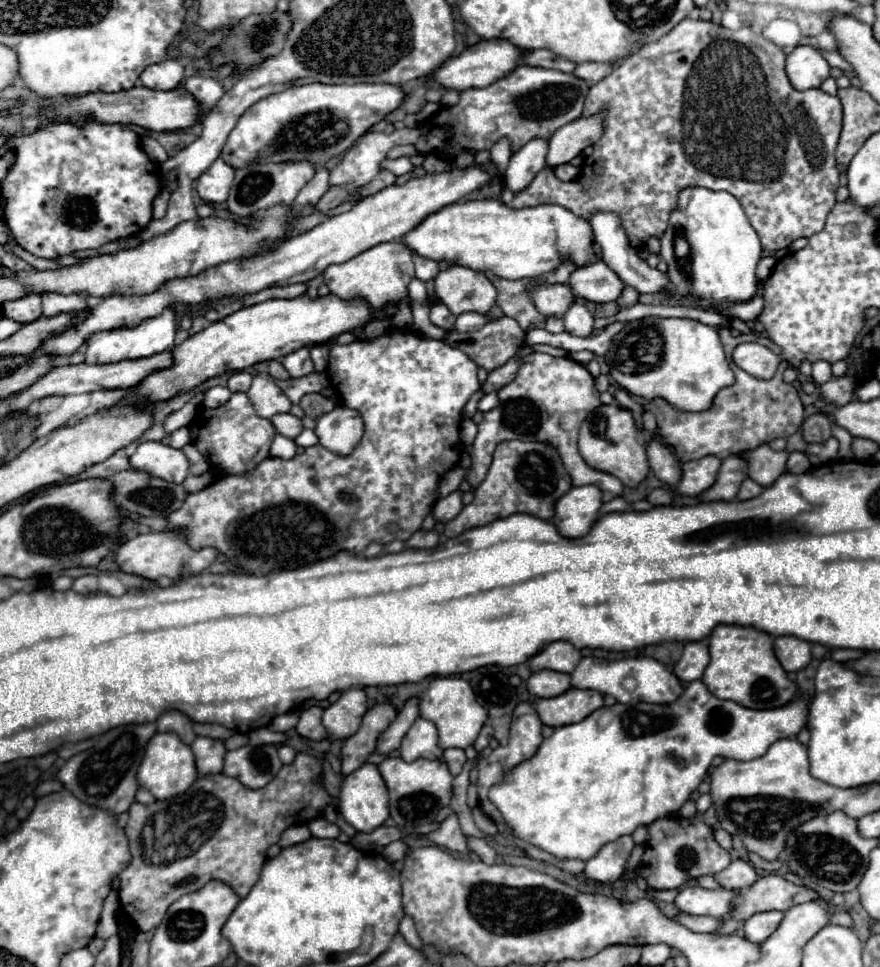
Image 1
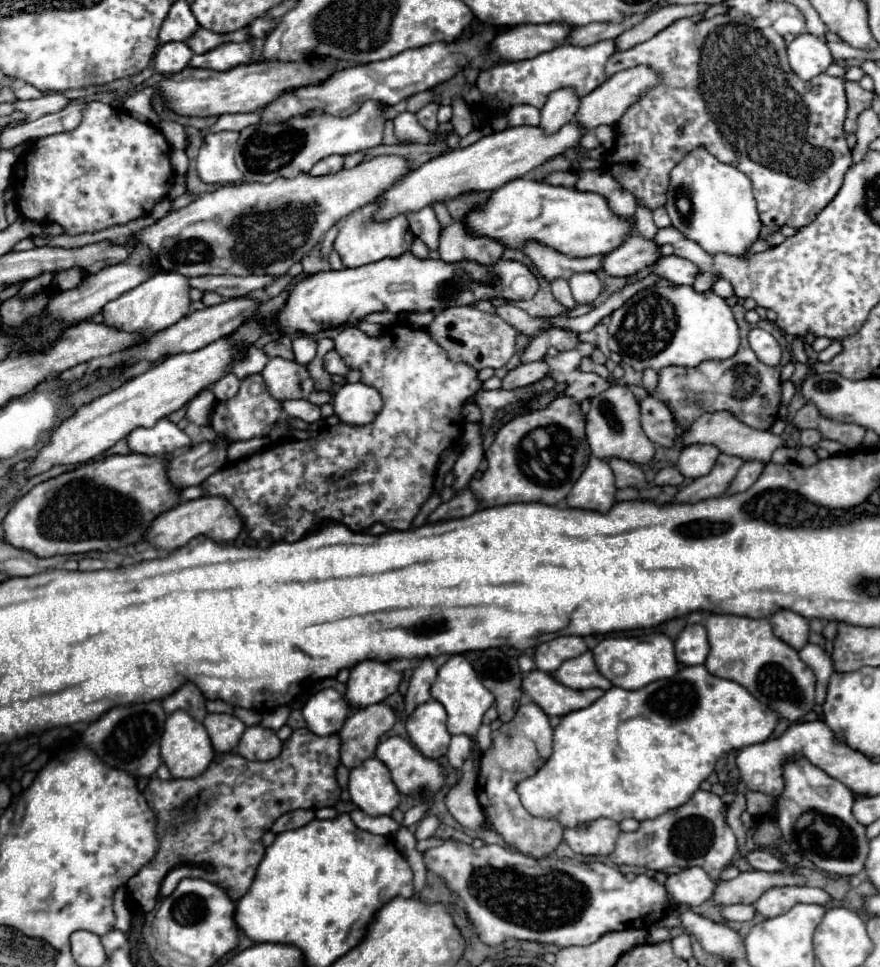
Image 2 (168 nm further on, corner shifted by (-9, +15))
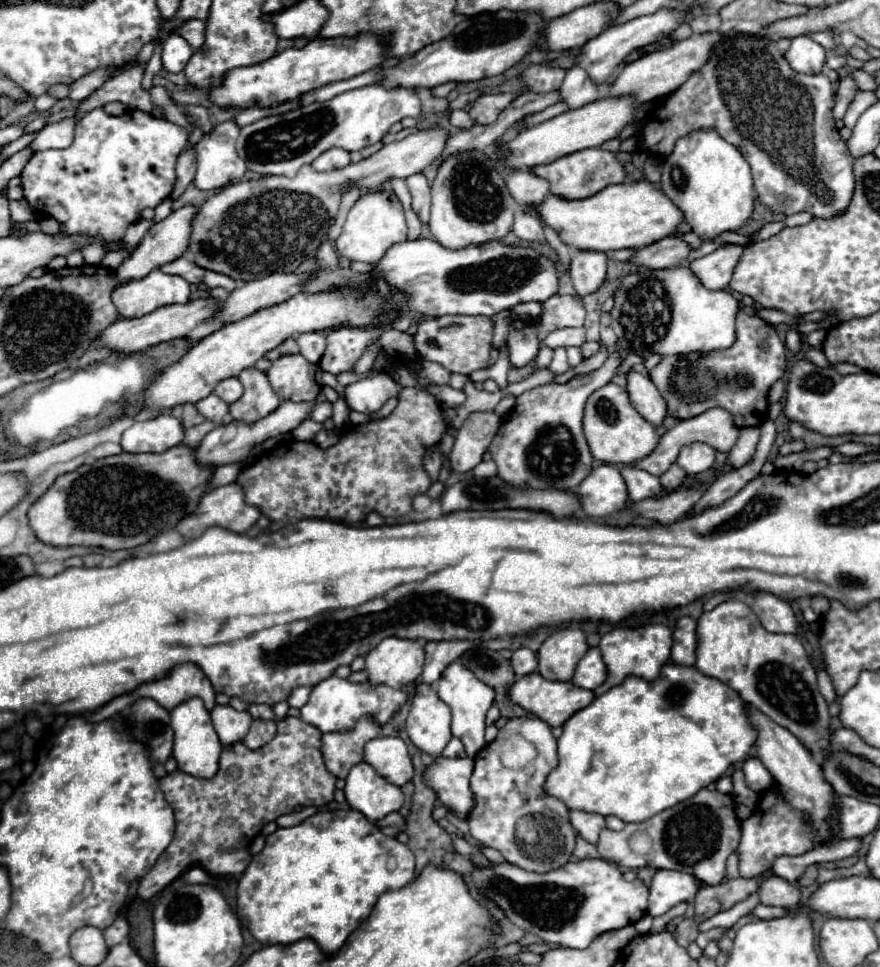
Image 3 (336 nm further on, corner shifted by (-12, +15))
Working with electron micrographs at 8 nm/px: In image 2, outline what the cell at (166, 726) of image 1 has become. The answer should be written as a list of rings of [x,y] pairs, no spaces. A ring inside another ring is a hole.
[[[194,683],[182,685],[182,689],[178,689],[178,693],[172,693],[170,697],[166,697],[162,701],[162,707],[166,709],[166,713],[174,713],[174,711],[182,709],[196,721],[204,721],[204,717],[206,717],[206,699]]]

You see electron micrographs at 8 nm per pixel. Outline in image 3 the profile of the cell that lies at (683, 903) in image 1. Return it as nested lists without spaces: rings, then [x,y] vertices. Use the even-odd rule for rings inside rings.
[[[657,869],[649,883],[649,915],[665,915],[677,903],[693,901],[697,891],[697,879],[689,873]]]

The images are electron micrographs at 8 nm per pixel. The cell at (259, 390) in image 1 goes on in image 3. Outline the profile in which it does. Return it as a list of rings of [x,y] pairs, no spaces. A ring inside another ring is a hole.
[[[283,355],[273,361],[267,371],[269,383],[281,401],[311,401],[321,385],[317,381],[317,365],[309,363],[303,355]]]

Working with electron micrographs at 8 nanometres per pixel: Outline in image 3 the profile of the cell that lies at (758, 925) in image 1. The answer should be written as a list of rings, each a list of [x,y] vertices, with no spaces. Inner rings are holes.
[[[771,875],[771,877],[767,877],[765,883],[761,885],[761,889],[759,889],[759,899],[761,899],[763,905],[789,907],[789,909],[793,909],[793,907],[799,905],[801,893],[799,893],[799,889],[797,889],[793,883],[785,881],[785,879],[777,877],[777,875]]]

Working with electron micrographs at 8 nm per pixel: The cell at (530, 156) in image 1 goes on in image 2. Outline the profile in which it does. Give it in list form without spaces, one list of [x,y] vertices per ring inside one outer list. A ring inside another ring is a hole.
[[[558,89],[554,91],[546,105],[542,107],[542,119],[540,119],[540,129],[546,135],[552,135],[560,131],[564,125],[568,125],[578,109],[580,99],[574,97],[572,89]]]

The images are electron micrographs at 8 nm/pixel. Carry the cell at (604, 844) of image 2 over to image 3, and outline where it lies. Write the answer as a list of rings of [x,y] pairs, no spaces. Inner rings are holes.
[[[571,811],[571,823],[575,831],[589,843],[597,843],[597,837],[601,829],[605,827],[605,819],[597,813],[587,813],[587,811]]]

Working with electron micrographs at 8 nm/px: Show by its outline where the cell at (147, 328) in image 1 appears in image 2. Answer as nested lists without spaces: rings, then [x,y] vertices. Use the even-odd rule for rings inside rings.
[[[158,271],[152,275],[152,279],[144,281],[142,285],[126,291],[118,299],[104,305],[104,325],[112,329],[122,329],[126,333],[138,333],[138,335],[152,335],[158,331],[164,331],[166,327],[178,323],[182,317],[188,315],[190,297],[188,297],[190,285],[188,279],[178,273],[166,273]]]

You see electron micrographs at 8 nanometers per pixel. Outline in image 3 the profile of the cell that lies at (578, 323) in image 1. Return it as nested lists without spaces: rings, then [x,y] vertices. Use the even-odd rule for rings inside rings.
[[[575,251],[571,259],[571,279],[577,295],[589,295],[603,285],[607,261],[609,257],[603,251]]]

